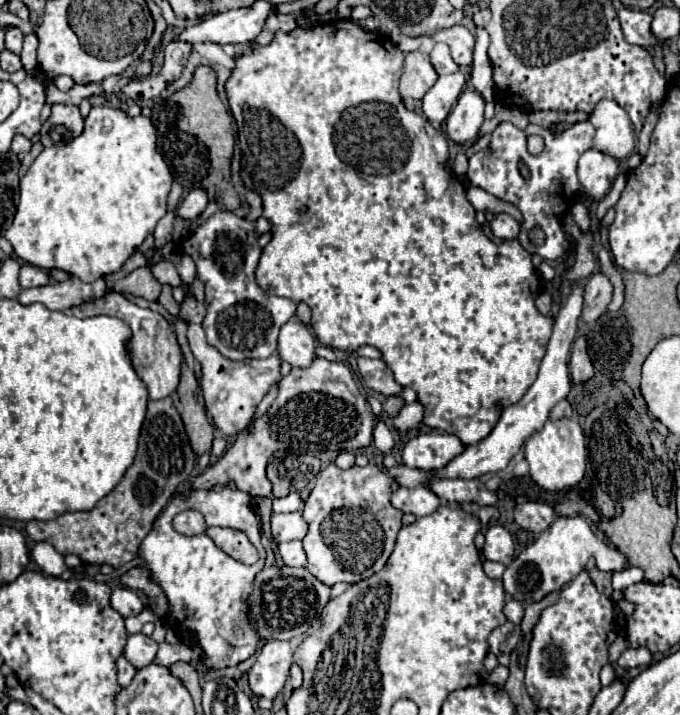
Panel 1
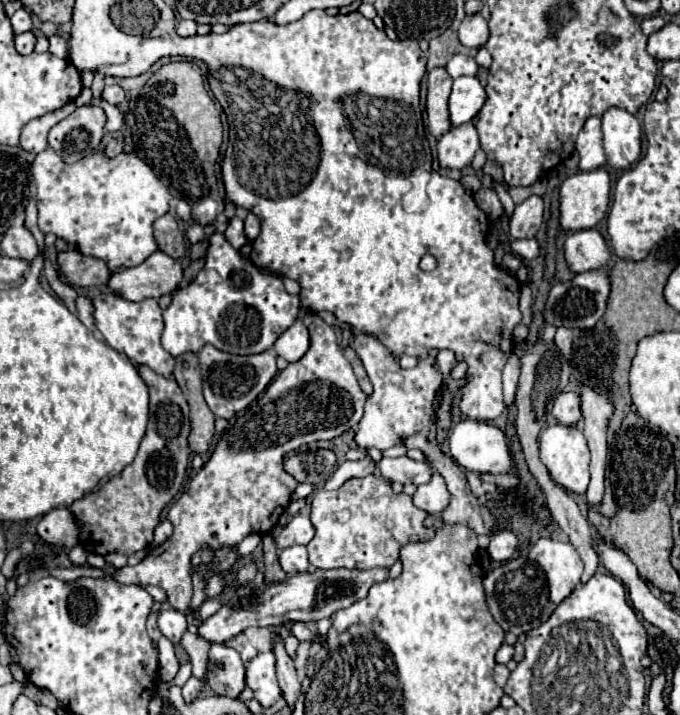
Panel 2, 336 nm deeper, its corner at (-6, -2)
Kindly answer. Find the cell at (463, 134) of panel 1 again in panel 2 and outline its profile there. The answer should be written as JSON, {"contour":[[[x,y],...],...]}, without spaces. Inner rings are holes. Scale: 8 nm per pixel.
{"contour":[[[472,123],[452,127],[438,141],[438,161],[442,169],[464,169],[480,149],[478,133]]]}

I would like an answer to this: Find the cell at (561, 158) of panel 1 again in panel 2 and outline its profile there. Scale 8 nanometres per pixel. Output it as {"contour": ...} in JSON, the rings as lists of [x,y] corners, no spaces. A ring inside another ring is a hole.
{"contour":[[[590,117],[578,133],[576,151],[580,153],[580,171],[590,171],[606,165],[602,147],[602,125],[600,117]]]}

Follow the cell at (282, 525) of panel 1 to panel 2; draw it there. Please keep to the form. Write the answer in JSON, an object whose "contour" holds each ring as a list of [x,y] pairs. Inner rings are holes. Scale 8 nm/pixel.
{"contour":[[[306,513],[294,515],[276,535],[276,547],[286,549],[292,545],[308,545],[314,537],[314,525]]]}

